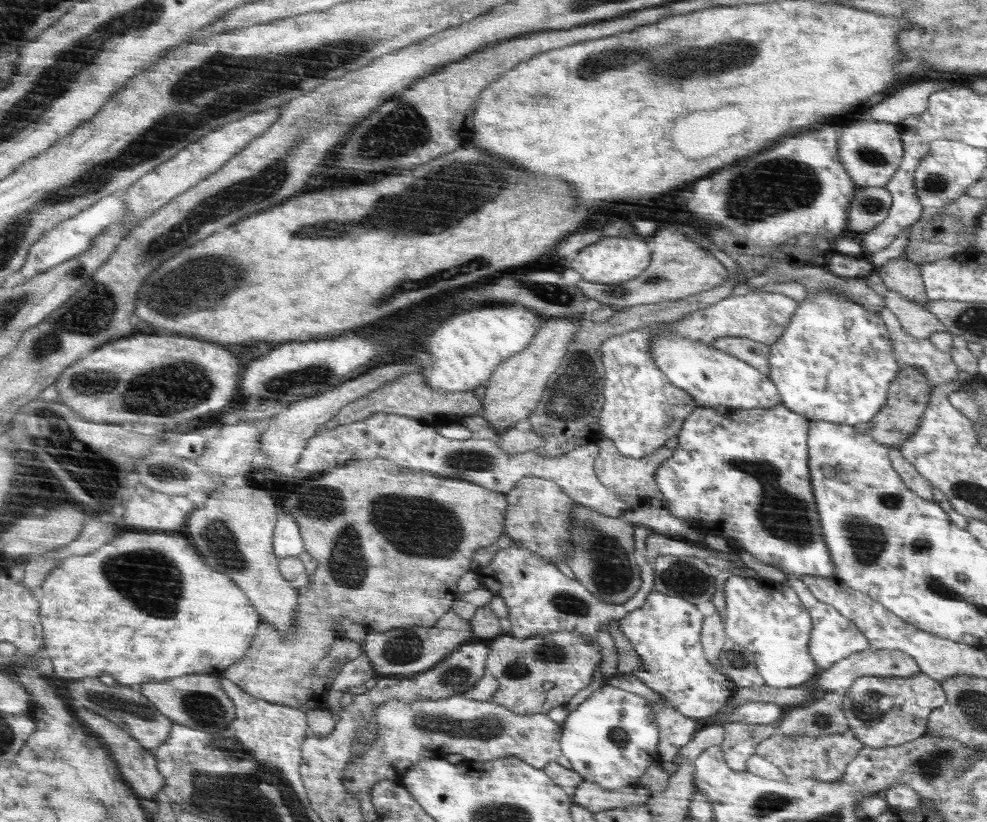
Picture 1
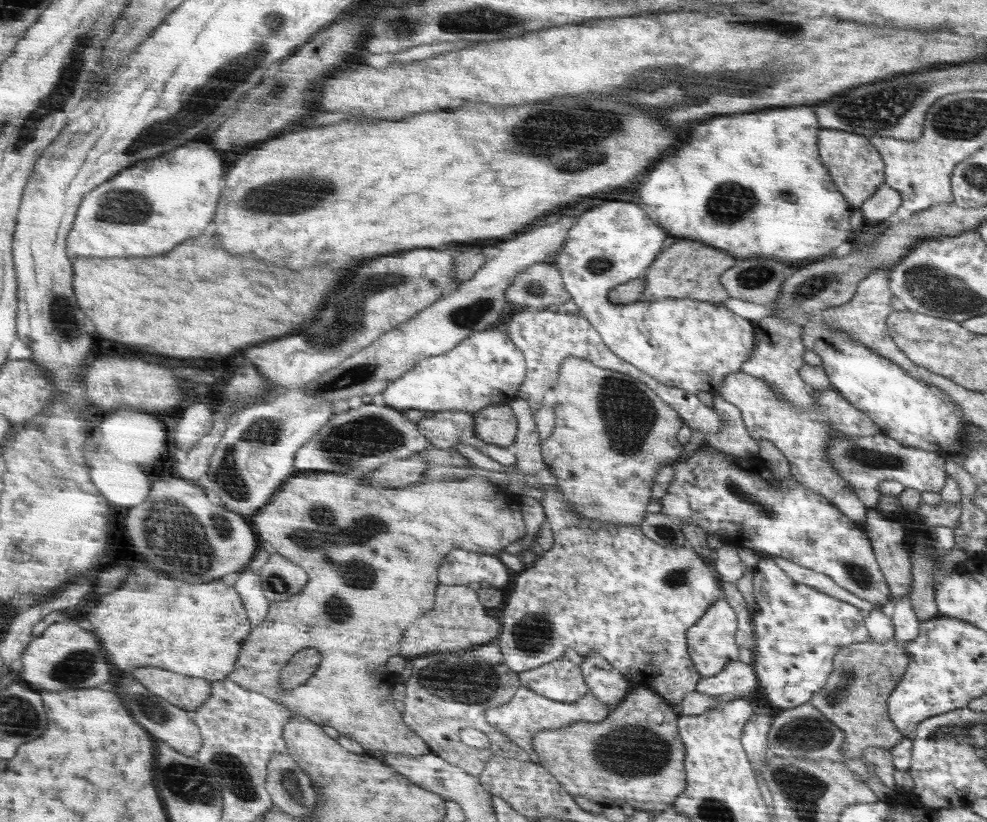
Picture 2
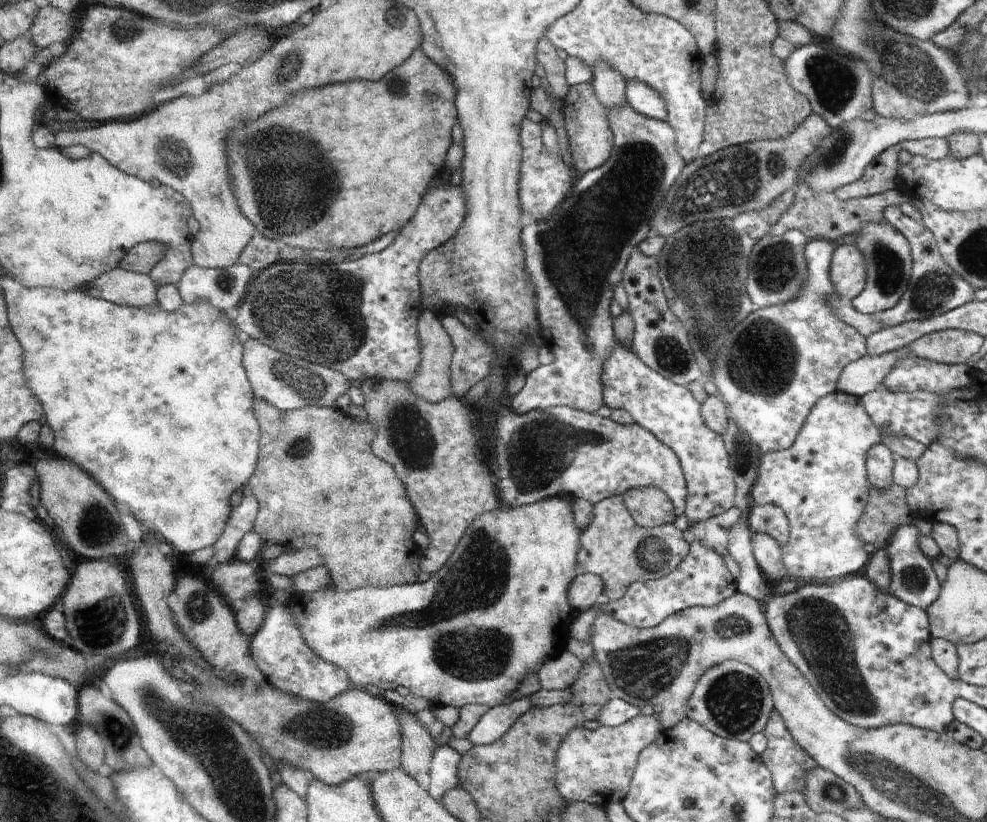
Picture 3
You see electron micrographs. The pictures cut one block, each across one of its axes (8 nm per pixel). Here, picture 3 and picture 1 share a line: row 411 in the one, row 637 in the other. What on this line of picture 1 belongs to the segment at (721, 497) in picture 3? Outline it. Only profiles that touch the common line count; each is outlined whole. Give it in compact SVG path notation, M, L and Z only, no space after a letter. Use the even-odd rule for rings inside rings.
M656 590L648 593L640 608L619 620L620 632L640 658L641 666L633 675L642 684L664 696L678 712L696 720L716 715L738 689L725 673L718 673L716 666L710 664L707 658L701 644L704 620L696 605L682 597L666 596Z

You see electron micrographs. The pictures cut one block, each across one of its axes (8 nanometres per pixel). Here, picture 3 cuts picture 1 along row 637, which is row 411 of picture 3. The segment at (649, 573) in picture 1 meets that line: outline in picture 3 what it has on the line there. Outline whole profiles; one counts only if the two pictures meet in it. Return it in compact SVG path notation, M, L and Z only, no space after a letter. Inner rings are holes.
M626 100L622 106L609 110L608 117L613 129L613 153L609 160L597 169L584 173L570 198L566 198L561 209L551 214L544 224L526 226L521 233L525 265L537 295L541 339L556 360L530 371L525 376L522 389L509 398L508 405L518 414L526 414L530 410L548 410L552 406L570 406L593 413L604 404L605 365L614 346L614 322L610 316L614 286L621 282L631 252L649 236L657 209L661 208L665 194L676 184L685 168L685 158L677 146L677 131L665 120L654 120L638 114Z

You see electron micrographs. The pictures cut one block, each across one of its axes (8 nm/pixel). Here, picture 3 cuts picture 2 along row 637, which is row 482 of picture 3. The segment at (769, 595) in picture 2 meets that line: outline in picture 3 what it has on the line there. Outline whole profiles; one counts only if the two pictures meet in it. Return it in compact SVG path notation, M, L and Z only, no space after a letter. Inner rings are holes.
M836 390L833 393L827 394L822 397L816 405L813 406L812 412L809 413L808 420L804 424L804 428L800 430L800 436L794 441L792 446L784 450L778 450L776 452L763 453L761 461L757 470L757 477L754 486L751 488L750 503L760 504L760 503L776 503L778 506L782 507L785 514L788 516L789 524L791 527L790 538L788 542L781 546L782 550L782 564L784 568L788 570L788 575L791 579L804 578L804 581L824 582L825 580L830 580L830 578L840 578L840 576L850 576L850 574L856 574L860 572L860 568L866 566L868 562L868 556L864 552L864 543L861 538L856 536L854 528L856 528L856 522L860 520L860 516L865 512L866 502L869 500L869 476L868 476L868 454L869 450L880 444L882 442L882 437L880 431L877 429L876 424L873 419L870 418L869 413L861 404L859 397L853 394L846 394L845 391L840 392Z

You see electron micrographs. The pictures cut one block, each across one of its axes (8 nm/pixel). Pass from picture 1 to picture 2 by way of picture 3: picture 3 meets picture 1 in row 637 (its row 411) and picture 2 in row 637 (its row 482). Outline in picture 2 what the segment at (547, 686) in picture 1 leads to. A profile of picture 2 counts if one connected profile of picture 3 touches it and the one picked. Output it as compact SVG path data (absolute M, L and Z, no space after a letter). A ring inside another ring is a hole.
M529 472L524 480L527 490L544 490L540 503L552 528L554 543L550 550L532 555L528 567L516 579L514 593L499 612L504 626L497 642L501 645L506 666L516 673L534 670L564 657L566 648L576 650L582 658L590 653L600 653L610 661L612 668L626 676L634 688L652 689L671 708L680 705L686 694L696 690L697 680L702 677L689 655L687 632L718 598L722 598L717 568L697 555L690 544L667 549L646 537L638 525L604 525L584 519L573 511L556 486L538 483L535 474Z

